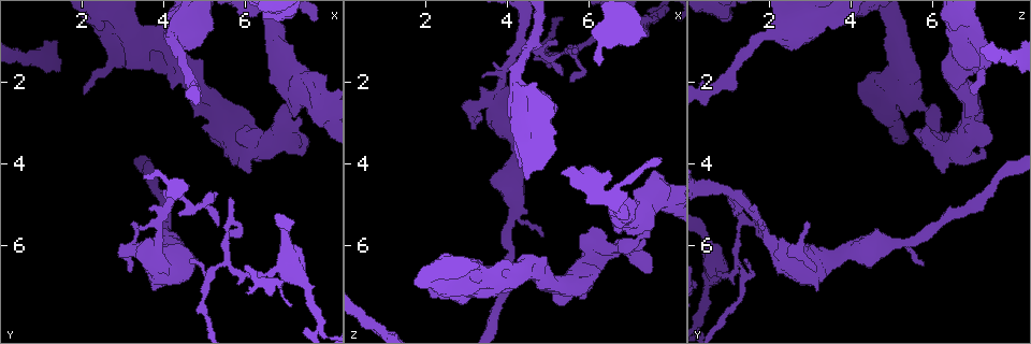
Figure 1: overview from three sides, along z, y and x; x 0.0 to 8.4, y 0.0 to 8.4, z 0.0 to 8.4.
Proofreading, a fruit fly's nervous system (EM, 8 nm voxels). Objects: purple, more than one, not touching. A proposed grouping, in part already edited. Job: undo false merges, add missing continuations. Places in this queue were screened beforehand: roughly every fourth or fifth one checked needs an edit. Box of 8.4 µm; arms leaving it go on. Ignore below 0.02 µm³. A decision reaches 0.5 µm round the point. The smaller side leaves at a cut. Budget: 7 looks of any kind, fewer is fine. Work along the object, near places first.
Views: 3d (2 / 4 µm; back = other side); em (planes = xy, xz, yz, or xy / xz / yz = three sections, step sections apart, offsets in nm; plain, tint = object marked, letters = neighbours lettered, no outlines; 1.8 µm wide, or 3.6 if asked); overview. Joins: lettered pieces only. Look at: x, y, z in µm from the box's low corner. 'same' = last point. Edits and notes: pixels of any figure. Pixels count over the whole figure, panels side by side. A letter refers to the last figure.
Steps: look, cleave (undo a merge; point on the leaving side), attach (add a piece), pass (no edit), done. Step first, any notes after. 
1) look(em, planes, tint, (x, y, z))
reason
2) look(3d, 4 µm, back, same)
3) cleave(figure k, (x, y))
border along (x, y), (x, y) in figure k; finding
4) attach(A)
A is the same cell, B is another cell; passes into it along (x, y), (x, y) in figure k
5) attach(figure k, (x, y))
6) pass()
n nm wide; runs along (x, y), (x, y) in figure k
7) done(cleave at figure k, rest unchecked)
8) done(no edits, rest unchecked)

look(3d, 4 µm, (4.25, 5.95, 4.90))
thick turns thin

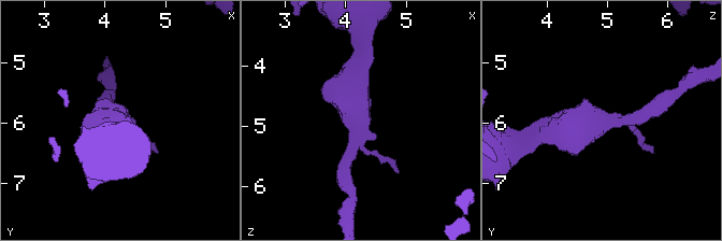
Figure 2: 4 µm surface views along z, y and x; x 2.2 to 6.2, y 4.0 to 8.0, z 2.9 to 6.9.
look(em, 3.6 µm, planes, letters, (4.20, 6.00, 4.95))

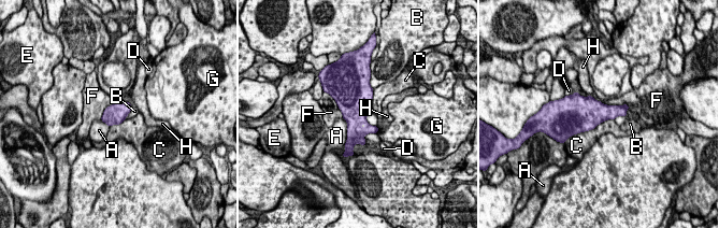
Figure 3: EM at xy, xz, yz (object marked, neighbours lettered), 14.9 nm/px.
pass()
A, B, C, D, E, F, G and H are other cells; border along (364, 117), (371, 125), (376, 126) in figure 3; one neuron here

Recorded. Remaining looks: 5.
look(3d, 4 µm, (5.85, 3.70, 6.60))
four-way junction

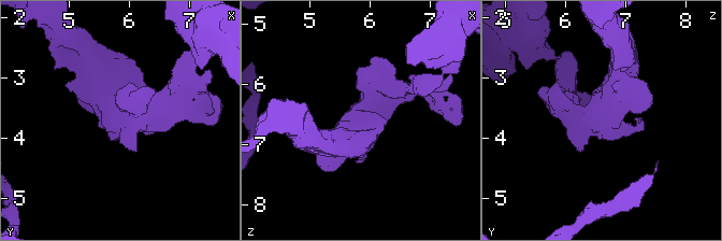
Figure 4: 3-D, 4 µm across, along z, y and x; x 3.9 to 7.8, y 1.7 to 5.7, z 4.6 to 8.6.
look(em, 3.6 µm, planes, letters, (5.80, 3.65, 6.60))

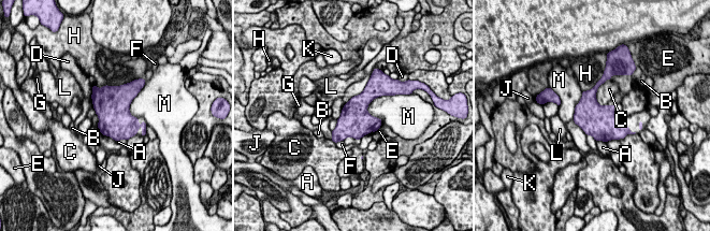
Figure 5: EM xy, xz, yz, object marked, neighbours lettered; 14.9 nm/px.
pass()
A, B, C, D, E, F, G, H, J, K, L and M are other cells; border along (382, 95), (367, 106), (373, 117) in figure 5; all the same neuron

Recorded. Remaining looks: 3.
look(3d, 2 µm, back, (2.95, 0.90, 7.00))
touches itself

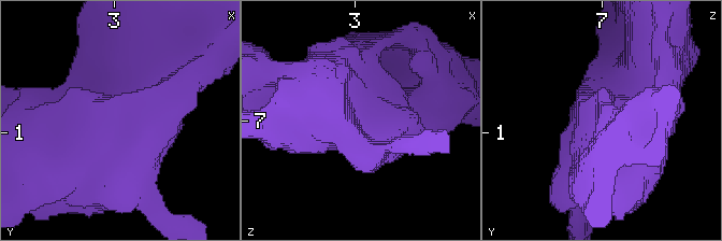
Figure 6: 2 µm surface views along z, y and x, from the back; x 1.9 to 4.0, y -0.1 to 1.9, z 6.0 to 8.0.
look(em, planes, letters, (2.96, 0.94, 7.04))
shape alone is not enough

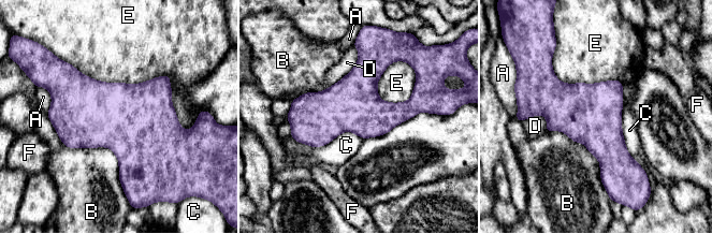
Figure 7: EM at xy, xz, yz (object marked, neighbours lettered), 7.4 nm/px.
pass()
A, B, C, D, E and F are other cells; continuous, no second neuron

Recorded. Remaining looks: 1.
done(no edits, rest unchecked)

